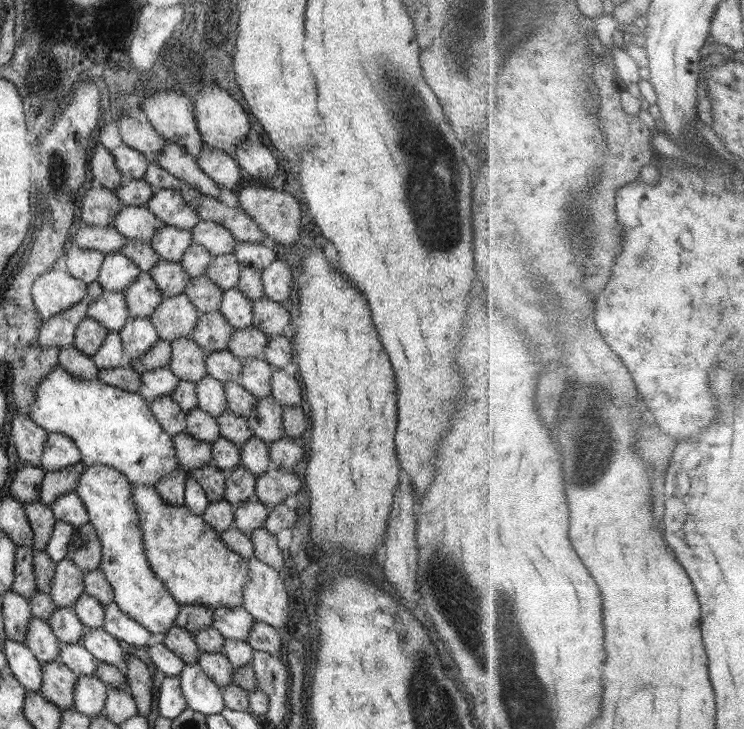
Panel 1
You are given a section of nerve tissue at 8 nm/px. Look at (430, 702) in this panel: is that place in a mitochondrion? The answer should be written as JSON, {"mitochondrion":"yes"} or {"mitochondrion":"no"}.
{"mitochondrion":"yes"}

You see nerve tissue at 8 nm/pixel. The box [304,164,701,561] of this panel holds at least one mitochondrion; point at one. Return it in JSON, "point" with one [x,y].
{"point":[592,420]}

